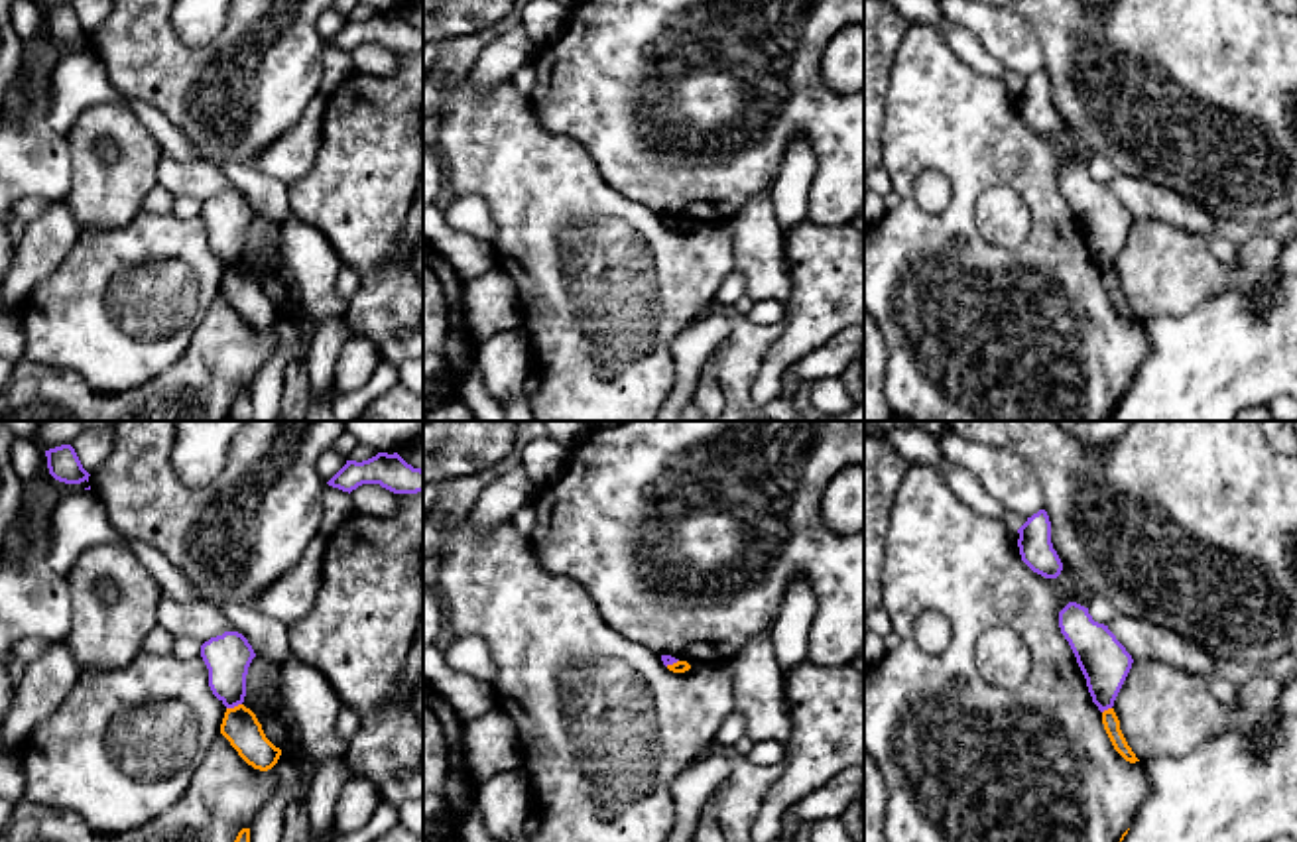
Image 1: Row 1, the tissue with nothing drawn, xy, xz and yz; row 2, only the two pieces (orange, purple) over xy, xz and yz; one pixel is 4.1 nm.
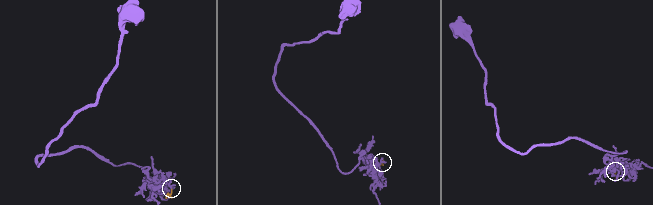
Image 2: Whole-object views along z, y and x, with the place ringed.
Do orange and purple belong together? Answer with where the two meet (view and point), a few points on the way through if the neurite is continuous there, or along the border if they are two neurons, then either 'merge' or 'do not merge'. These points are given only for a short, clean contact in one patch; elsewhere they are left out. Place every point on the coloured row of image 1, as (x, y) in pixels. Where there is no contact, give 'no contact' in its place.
contact xy (235, 707); border xy (241, 703), (227, 709); do not merge

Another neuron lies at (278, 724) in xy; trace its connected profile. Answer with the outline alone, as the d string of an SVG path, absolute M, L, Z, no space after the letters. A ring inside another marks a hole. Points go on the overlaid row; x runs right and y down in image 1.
M278 692L250 710L256 714L266 738L276 748L285 750L289 746L299 744L299 730L295 716L285 708Z

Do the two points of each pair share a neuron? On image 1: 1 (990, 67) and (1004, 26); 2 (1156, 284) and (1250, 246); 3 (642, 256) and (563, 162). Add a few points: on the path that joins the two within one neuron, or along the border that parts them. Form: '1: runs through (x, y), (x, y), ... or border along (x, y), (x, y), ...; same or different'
1: border along (963, 24), (1004, 69); different
2: runs through (1183, 276), (1238, 274); same
3: runs through (618, 233), (571, 185); same

